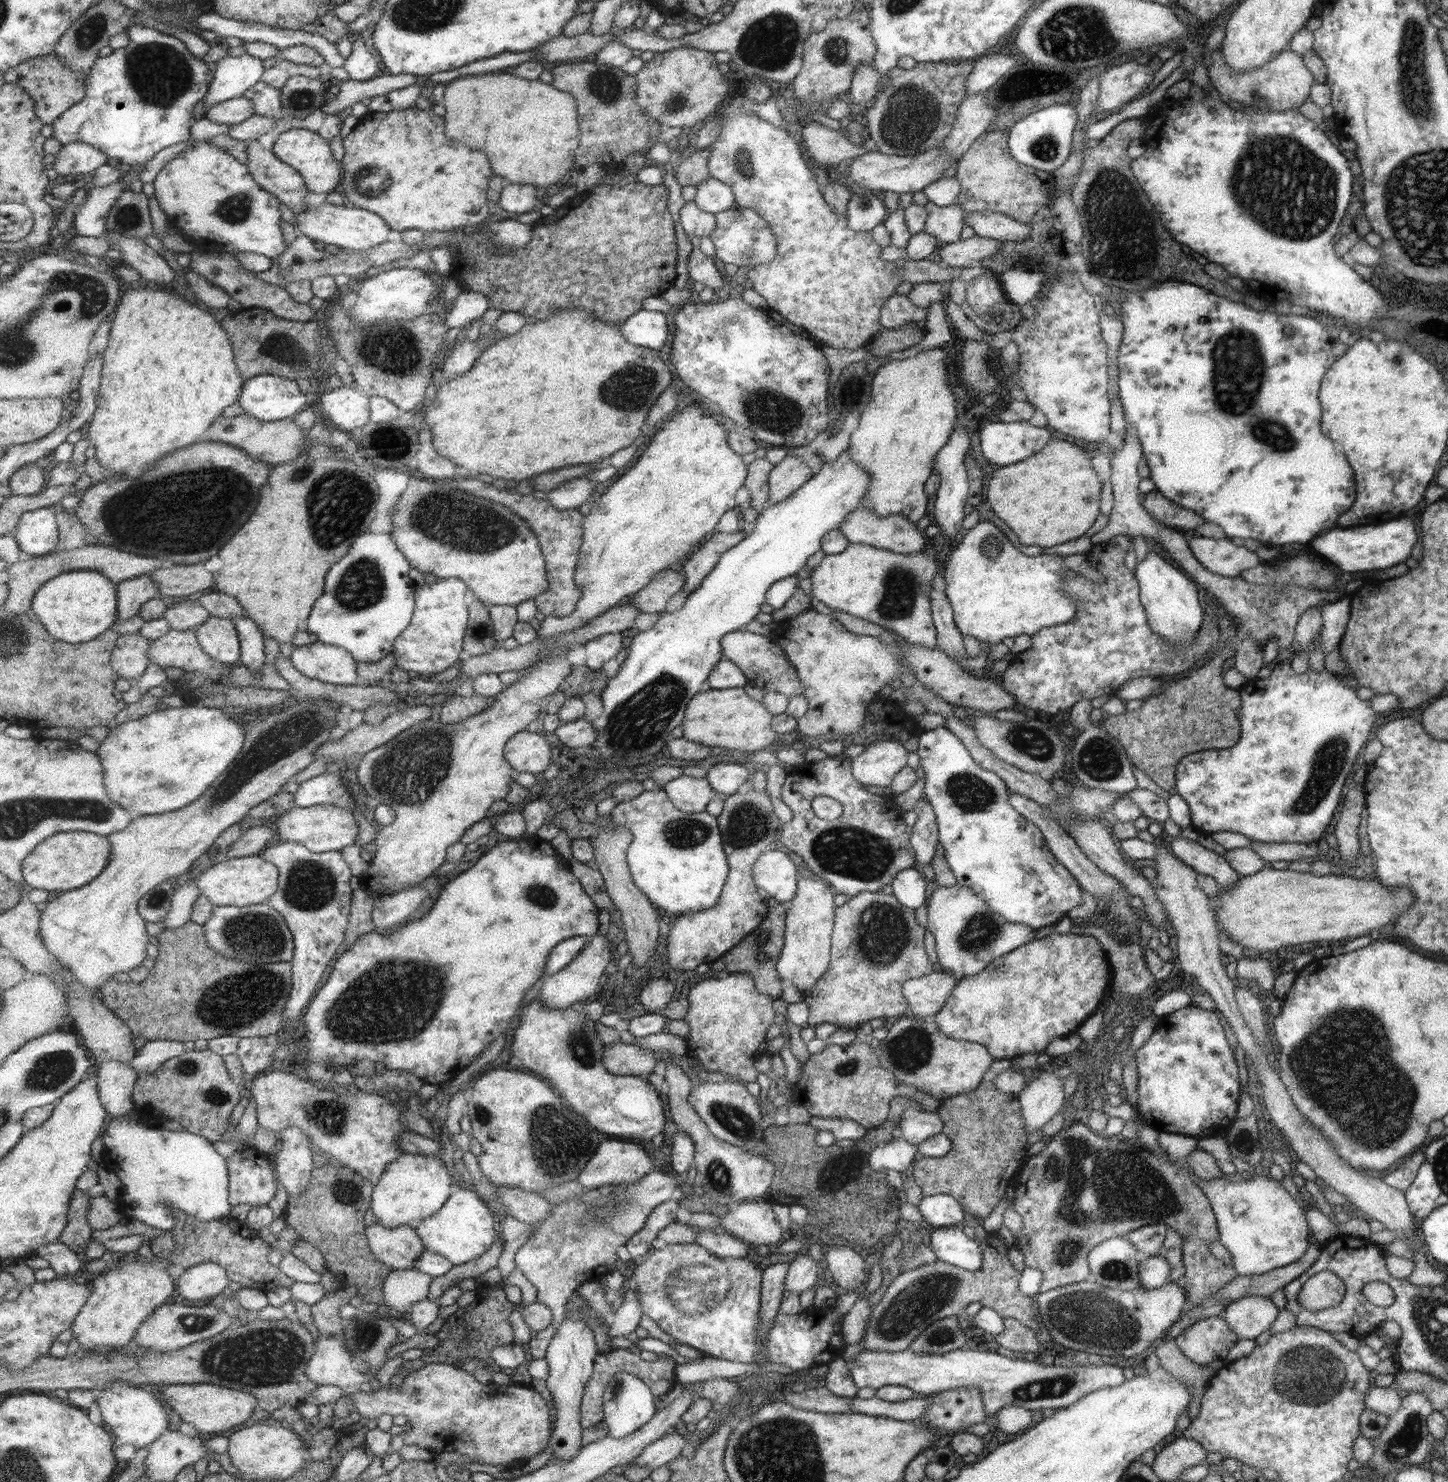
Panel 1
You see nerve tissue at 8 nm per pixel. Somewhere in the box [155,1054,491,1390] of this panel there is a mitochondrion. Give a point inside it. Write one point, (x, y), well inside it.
(268, 1357)

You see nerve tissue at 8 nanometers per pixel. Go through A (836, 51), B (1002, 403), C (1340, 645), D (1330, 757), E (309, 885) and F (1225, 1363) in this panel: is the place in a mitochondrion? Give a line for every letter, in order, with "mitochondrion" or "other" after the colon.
A: mitochondrion
B: other
C: other
D: mitochondrion
E: mitochondrion
F: other

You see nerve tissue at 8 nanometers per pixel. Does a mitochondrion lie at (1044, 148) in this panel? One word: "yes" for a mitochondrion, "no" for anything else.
yes

